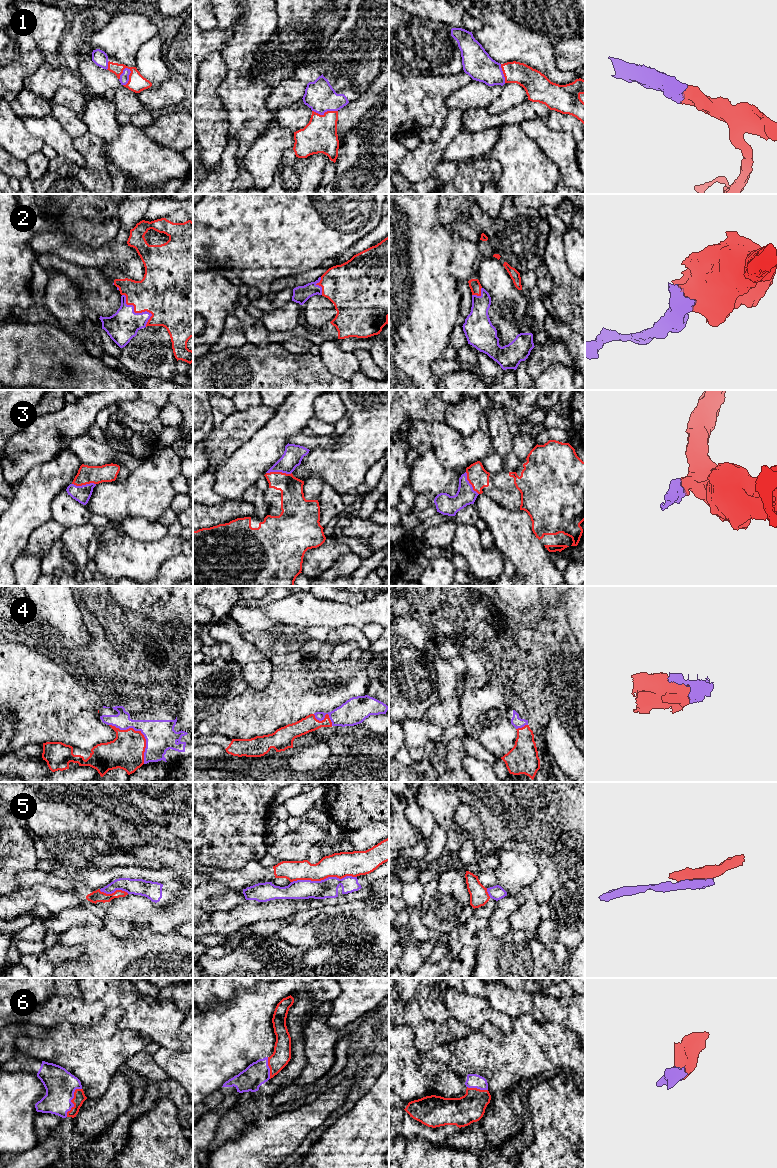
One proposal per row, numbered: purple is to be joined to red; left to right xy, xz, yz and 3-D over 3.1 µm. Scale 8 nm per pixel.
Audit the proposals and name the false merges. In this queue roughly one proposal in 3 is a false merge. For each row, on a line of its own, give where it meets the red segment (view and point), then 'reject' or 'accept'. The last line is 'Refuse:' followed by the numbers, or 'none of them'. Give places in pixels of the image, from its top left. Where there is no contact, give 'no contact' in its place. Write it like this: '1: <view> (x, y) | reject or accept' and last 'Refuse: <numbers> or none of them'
1: xy (129, 77) | accept
2: xy (138, 312) | accept
3: xz (278, 472) | accept
4: xy (140, 732) | accept
5: xz (323, 879) | reject
6: xy (71, 1100) | accept
Refuse: 5

